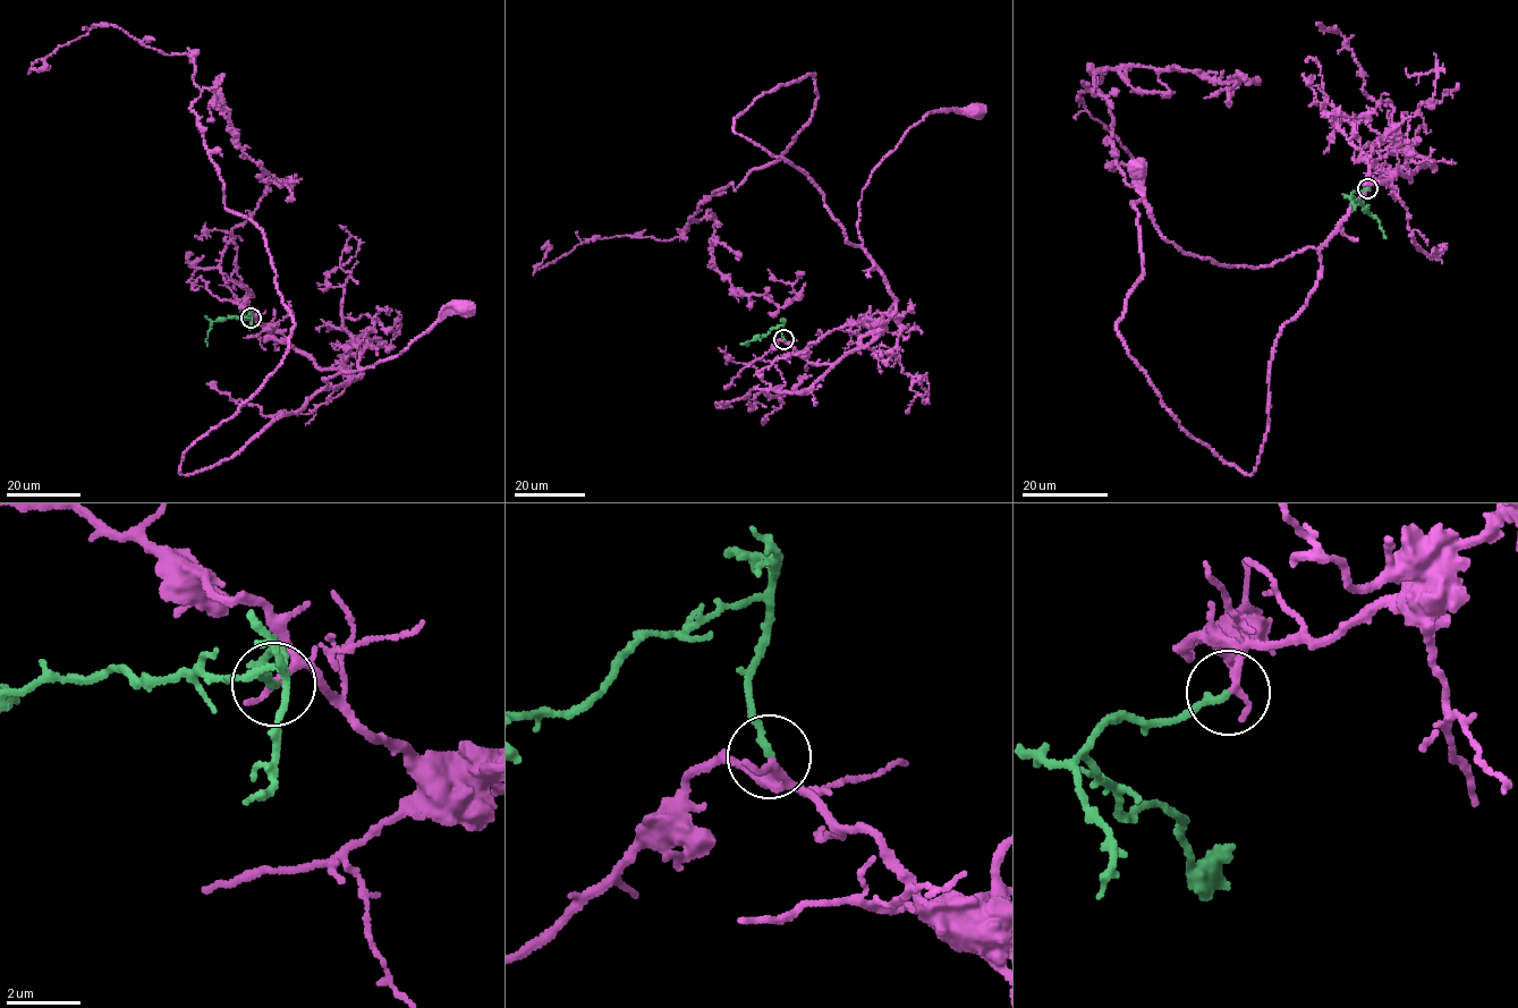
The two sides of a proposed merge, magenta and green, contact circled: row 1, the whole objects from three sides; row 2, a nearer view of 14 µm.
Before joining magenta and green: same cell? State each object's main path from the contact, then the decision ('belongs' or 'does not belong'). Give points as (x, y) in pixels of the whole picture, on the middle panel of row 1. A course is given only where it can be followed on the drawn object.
magenta runs (783, 340), (812, 362), (832, 364), (874, 339), (896, 301), (863, 245), (863, 187), (924, 116), (974, 111); green runs (783, 340), (781, 324), (746, 345), (747, 341); belongs

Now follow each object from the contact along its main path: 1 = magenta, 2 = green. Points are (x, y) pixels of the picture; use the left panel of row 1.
1: (251, 318), (277, 329), (317, 366), (361, 375), (325, 387), (322, 379), (370, 367), (403, 352), (463, 305)
2: (251, 318), (249, 314), (212, 322), (208, 346)

